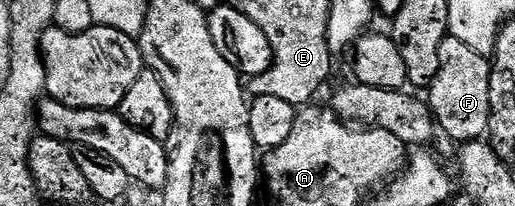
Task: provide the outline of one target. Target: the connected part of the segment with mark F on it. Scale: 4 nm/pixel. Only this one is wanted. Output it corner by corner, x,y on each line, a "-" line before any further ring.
447,35
439,43
439,75
435,75
429,85
427,104
438,130
456,143
480,141
488,134
491,119
490,64
490,58
479,55
479,51
471,51
471,47
459,39

